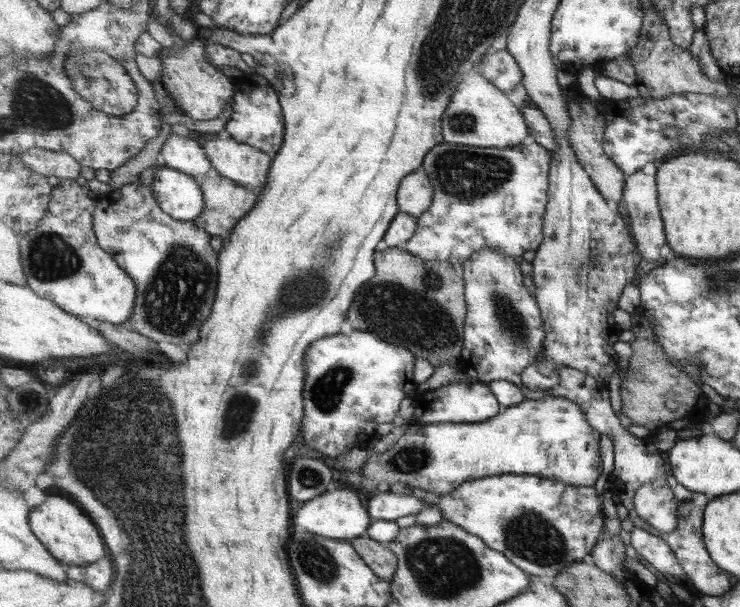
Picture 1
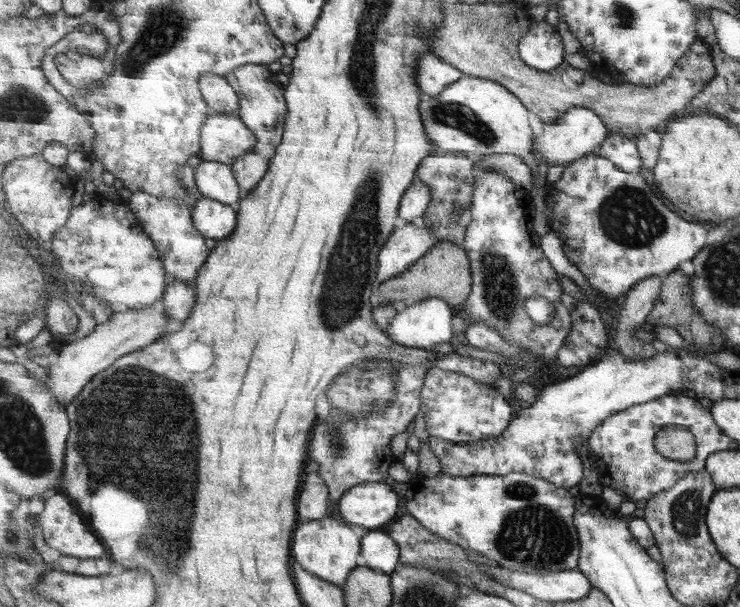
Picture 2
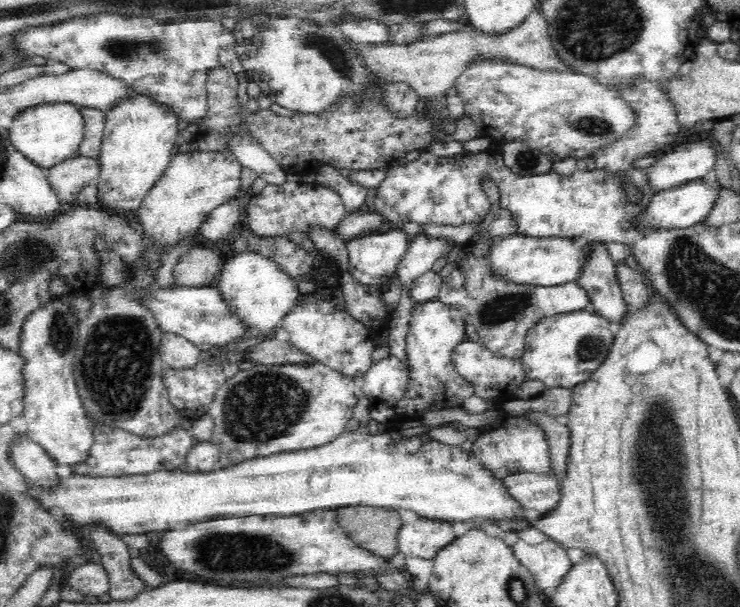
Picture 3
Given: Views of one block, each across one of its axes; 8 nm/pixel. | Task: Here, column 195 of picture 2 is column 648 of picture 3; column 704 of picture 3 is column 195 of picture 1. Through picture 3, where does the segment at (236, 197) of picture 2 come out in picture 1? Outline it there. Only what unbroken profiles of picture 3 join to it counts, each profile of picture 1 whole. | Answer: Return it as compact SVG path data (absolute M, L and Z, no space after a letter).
M171 133L162 148L161 161L191 176L207 174L212 166L201 139Z

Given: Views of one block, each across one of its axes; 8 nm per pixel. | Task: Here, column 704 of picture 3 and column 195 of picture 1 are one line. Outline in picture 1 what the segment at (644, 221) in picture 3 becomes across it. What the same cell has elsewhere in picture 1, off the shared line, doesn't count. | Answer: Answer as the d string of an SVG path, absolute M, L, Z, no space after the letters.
M164 165L154 174L153 193L156 194L160 208L179 221L195 222L205 212L205 194L202 185L193 176Z

